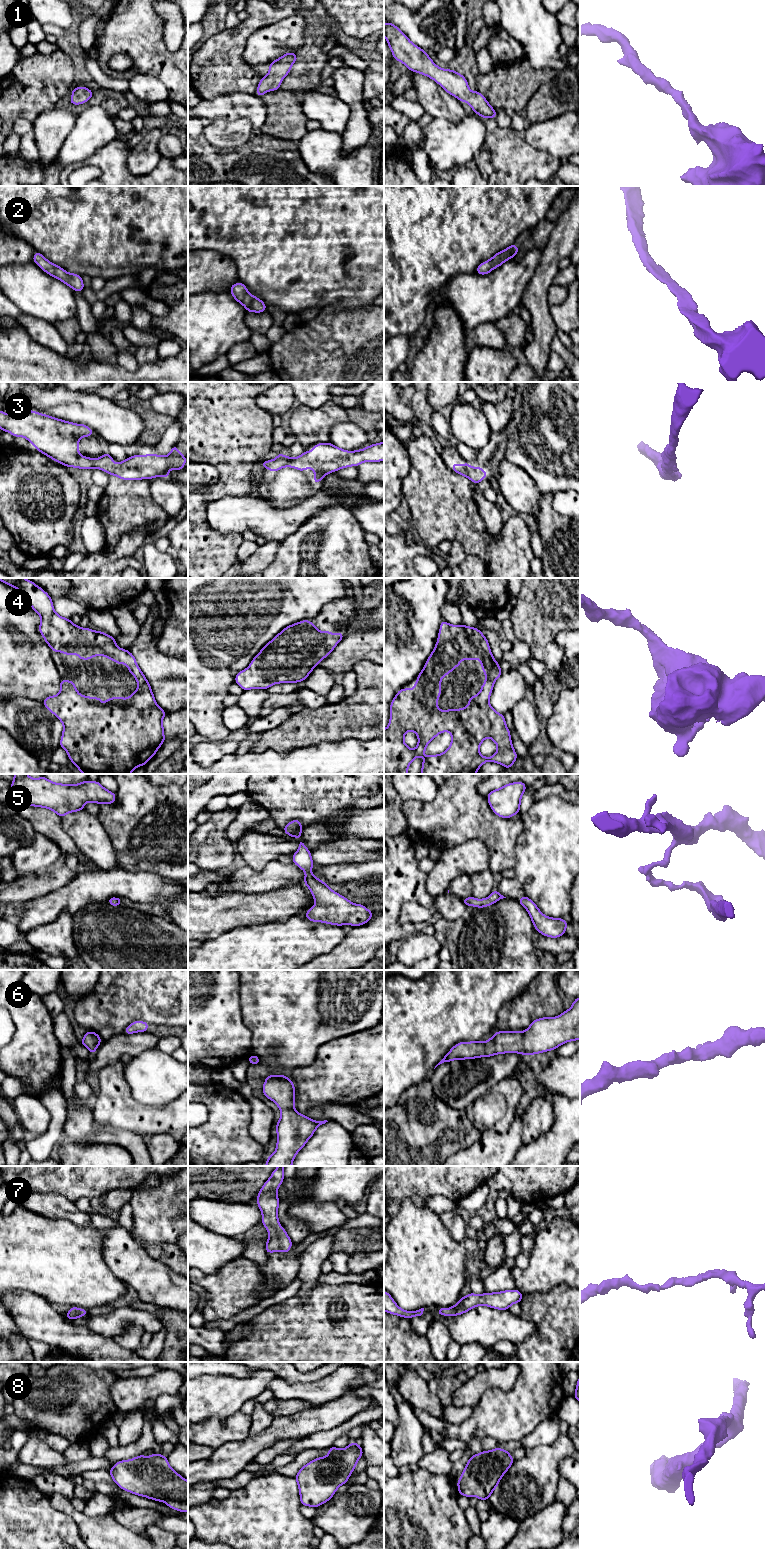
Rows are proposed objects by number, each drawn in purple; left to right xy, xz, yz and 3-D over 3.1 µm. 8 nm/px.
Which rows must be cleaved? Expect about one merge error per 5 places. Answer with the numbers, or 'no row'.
no row

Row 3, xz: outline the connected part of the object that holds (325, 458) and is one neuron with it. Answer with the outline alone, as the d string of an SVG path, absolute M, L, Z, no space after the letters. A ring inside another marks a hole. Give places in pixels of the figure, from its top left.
M384 442L369 445L356 451L343 450L332 443L317 443L310 451L305 451L296 458L290 458L278 453L275 459L262 461L263 467L269 471L277 472L284 467L292 467L299 471L308 468L314 470L314 484L328 473L339 469L358 466L363 462L380 462L384 460Z

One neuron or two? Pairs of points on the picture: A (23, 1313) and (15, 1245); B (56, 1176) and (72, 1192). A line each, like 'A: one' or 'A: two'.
A: two
B: one

